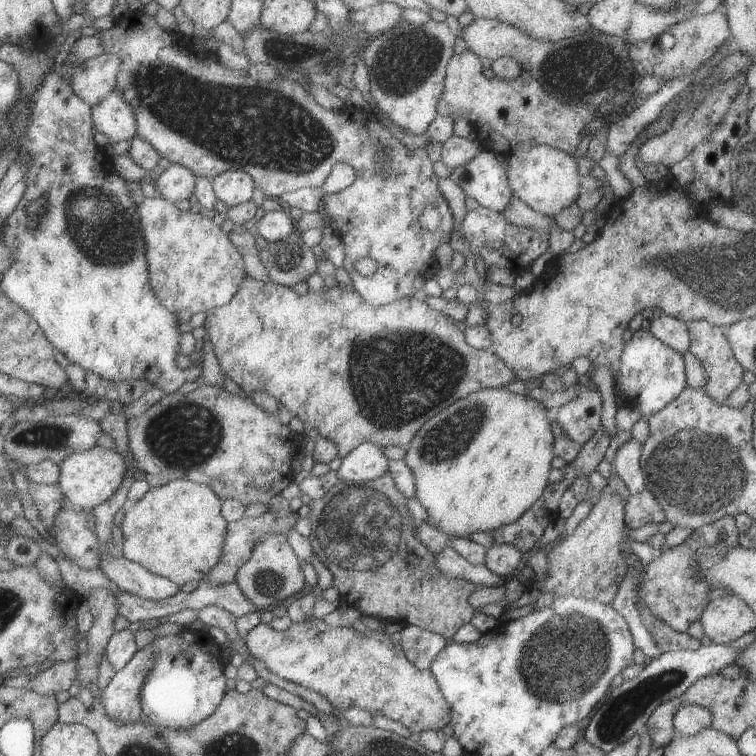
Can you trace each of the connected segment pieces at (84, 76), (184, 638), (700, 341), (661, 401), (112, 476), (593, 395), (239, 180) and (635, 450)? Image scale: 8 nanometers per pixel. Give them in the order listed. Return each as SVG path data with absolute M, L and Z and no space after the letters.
M100 53L77 66L68 81L73 92L93 107L116 89L120 66L122 60L115 54Z
M184 627L178 634L158 636L150 646L156 658L140 696L144 719L166 728L190 728L208 718L227 693L221 645L204 630Z
M706 320L686 321L686 328L690 333L690 348L692 354L703 362L706 370L706 388L703 388L709 396L712 396L718 404L730 396L730 392L740 386L744 367L738 362L728 338L726 338L724 327L710 324Z
M644 326L626 342L620 362L622 364L616 373L615 384L620 390L623 406L636 408L644 418L662 410L687 387L683 354L664 344Z
M94 445L80 453L70 454L60 467L57 483L60 485L64 496L77 508L92 510L110 498L124 482L126 476L126 462L114 449L107 449Z
M577 384L578 396L557 409L556 420L564 434L580 445L588 442L588 439L601 427L601 414L603 410L603 398L599 390L591 389L583 384Z
M228 170L213 178L213 189L228 207L233 207L252 198L256 188L253 178L243 170Z
M631 438L616 450L616 455L611 463L631 494L638 494L640 490L647 488L640 464L641 448L642 444Z

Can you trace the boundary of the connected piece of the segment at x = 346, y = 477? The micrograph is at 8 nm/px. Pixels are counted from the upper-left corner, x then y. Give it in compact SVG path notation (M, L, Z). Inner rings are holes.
M363 442L343 459L337 470L340 481L360 484L382 475L388 467L389 459L377 444Z

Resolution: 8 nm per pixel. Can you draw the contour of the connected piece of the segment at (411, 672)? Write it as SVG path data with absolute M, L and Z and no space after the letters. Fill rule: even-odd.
M312 618L306 622L294 622L284 631L260 623L248 632L245 643L251 655L262 660L263 667L270 672L322 694L339 710L360 708L367 710L372 716L388 716L392 720L402 722L415 736L426 730L440 731L453 718L450 706L432 671L416 668L414 663L406 658L401 643L394 642L386 632L368 629L364 636L360 636L353 626L332 628L324 619Z

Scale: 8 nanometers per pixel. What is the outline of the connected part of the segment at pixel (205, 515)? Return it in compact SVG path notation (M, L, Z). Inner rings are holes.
M184 478L184 480L176 479L170 481L169 483L164 484L164 486L151 487L138 502L135 502L133 505L128 505L123 522L120 526L123 534L123 543L122 547L119 548L119 551L122 552L122 555L126 560L137 562L140 566L144 566L150 574L154 574L154 576L161 576L162 578L168 578L168 580L171 580L179 587L191 580L201 581L206 577L206 574L208 574L208 572L210 572L212 568L218 564L218 560L220 556L222 556L222 546L224 546L226 528L229 522L226 522L226 519L222 516L221 508L222 499L218 498L218 495L214 492L214 490L206 484L188 482L188 480Z

